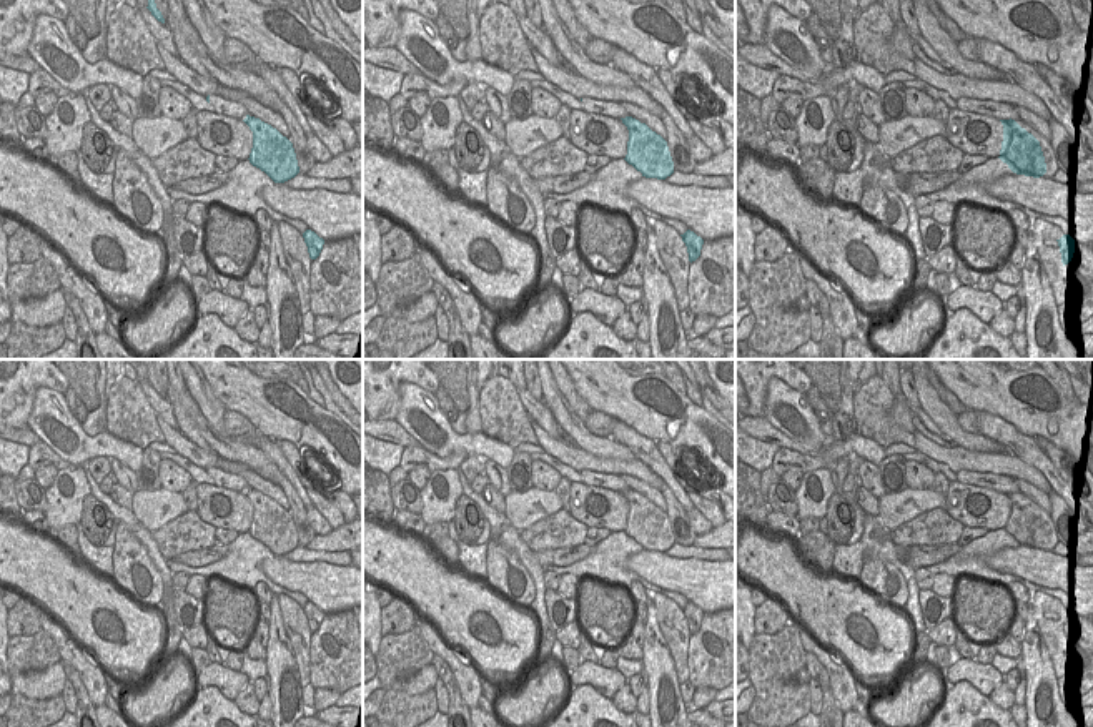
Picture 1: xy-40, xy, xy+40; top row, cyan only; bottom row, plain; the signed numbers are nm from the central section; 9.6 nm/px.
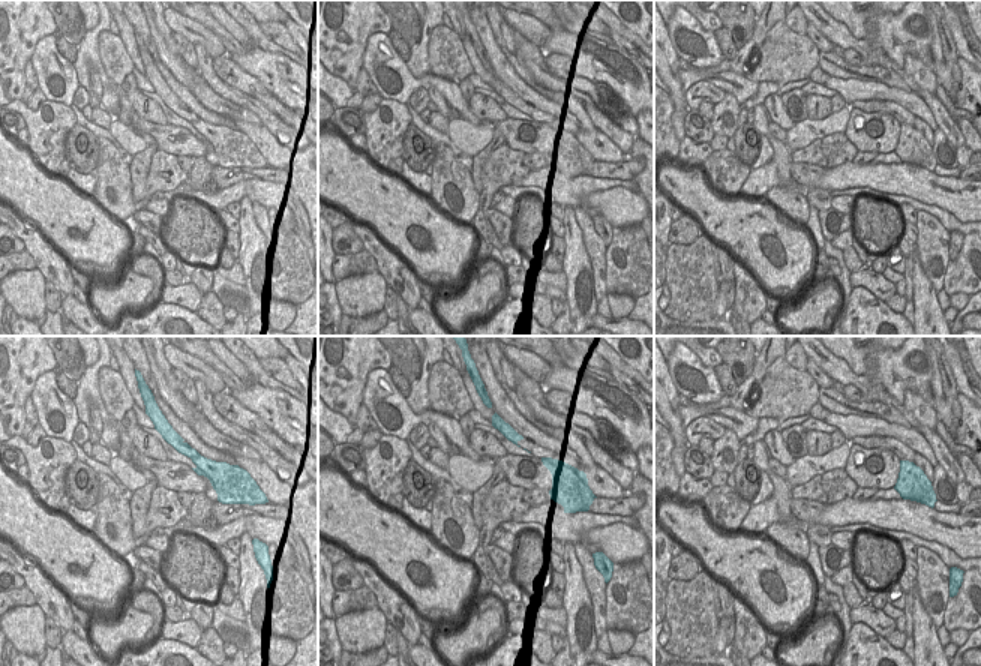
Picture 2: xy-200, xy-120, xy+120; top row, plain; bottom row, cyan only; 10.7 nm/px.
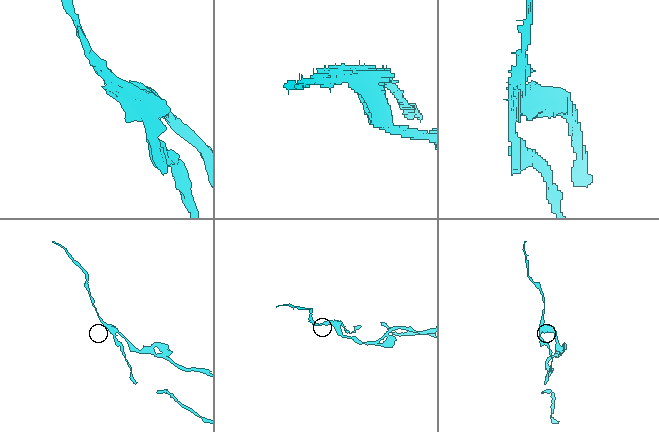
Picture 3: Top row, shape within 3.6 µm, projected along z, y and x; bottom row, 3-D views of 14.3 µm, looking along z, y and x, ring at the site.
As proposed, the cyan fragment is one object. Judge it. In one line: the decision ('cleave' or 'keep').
cleave

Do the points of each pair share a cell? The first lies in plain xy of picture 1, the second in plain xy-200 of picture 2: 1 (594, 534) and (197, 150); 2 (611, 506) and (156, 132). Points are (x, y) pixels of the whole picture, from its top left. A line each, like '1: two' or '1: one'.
1: two
2: one

